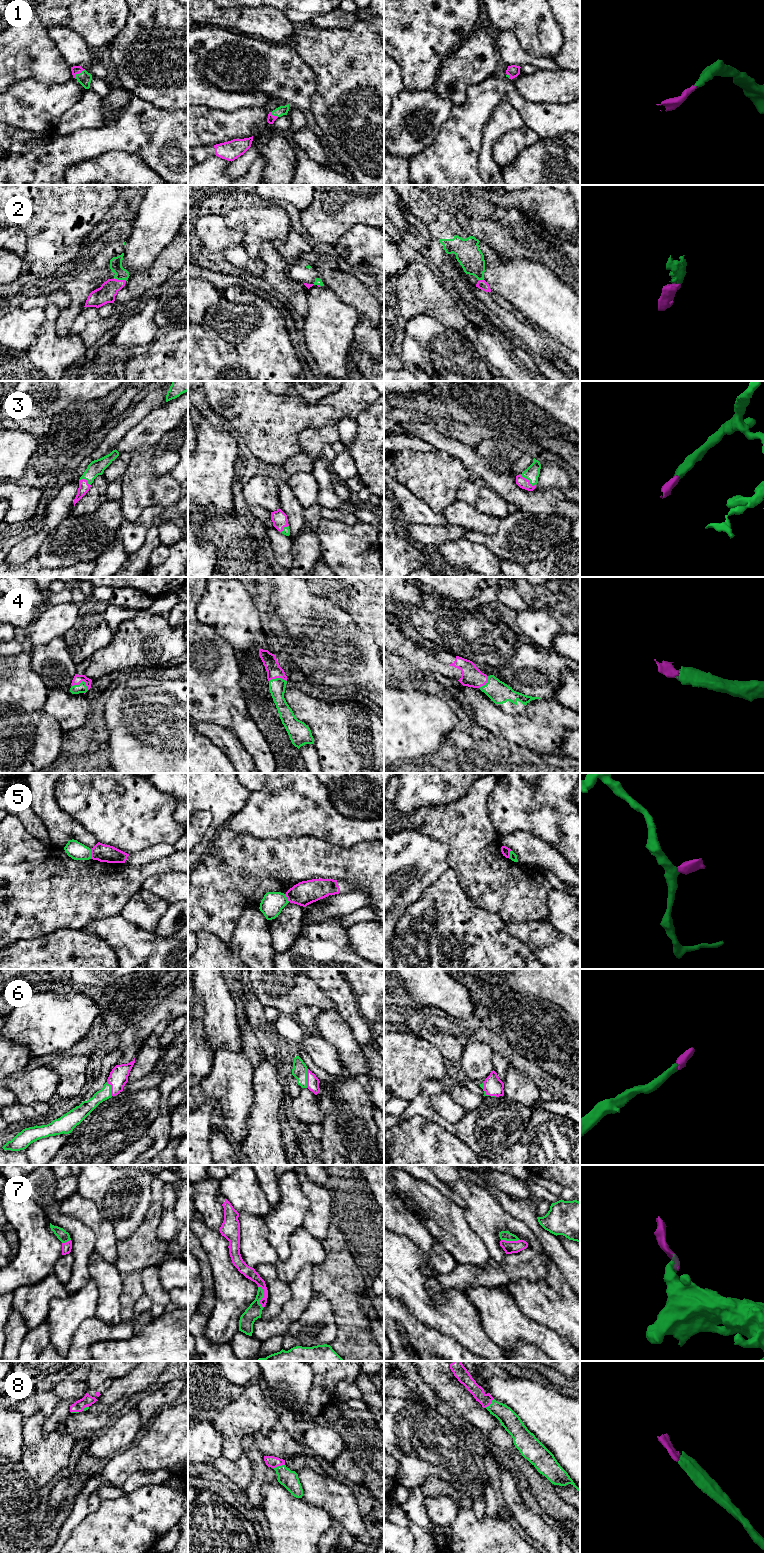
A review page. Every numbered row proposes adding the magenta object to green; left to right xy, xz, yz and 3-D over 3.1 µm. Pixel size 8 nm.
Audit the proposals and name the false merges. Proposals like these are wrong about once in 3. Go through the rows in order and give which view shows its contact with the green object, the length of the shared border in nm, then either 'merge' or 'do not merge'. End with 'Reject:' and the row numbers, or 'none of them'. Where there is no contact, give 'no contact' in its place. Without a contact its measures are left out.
1: contact in xy; length 110 nm; merge
2: contact in xy; length 90 nm; merge
3: contact in yz; length 150 nm; merge
4: contact in xy; length 130 nm; merge
5: contact in xy; length 80 nm; do not merge
6: contact in xz; length 160 nm; merge
7: contact in xz; length 180 nm; merge
8: contact in xz; length 100 nm; merge
Reject: 5

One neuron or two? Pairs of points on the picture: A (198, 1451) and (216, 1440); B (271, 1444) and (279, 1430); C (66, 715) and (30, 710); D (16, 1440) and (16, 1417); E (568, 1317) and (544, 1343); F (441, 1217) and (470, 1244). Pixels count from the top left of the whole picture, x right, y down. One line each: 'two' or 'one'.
A: one
B: one
C: two
D: one
E: two
F: one

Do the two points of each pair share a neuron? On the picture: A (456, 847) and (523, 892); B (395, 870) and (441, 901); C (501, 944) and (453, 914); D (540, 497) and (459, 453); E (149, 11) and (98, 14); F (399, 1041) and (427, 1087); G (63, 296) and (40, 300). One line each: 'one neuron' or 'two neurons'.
A: one neuron
B: two neurons
C: one neuron
D: one neuron
E: two neurons
F: two neurons
G: one neuron

